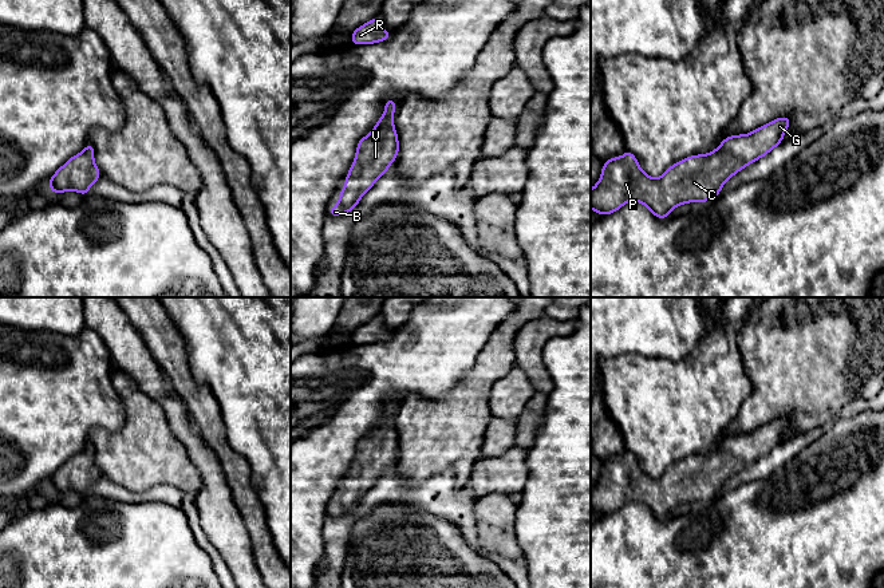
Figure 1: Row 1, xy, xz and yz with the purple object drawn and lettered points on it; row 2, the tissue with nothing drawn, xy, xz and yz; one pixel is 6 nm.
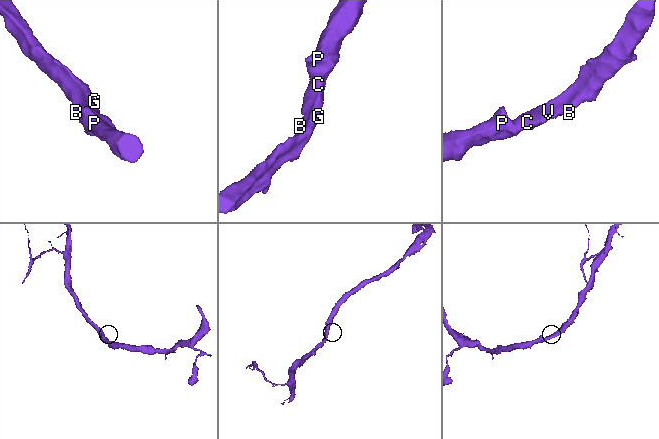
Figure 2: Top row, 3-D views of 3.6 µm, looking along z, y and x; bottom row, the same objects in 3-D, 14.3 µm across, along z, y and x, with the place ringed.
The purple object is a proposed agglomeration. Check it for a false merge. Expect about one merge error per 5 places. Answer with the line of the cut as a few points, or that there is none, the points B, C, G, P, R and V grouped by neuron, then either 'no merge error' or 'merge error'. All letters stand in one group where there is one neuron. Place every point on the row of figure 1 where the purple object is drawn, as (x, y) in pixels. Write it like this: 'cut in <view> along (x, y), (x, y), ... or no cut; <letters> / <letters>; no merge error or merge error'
no cut; B C G P R V; no merge error

